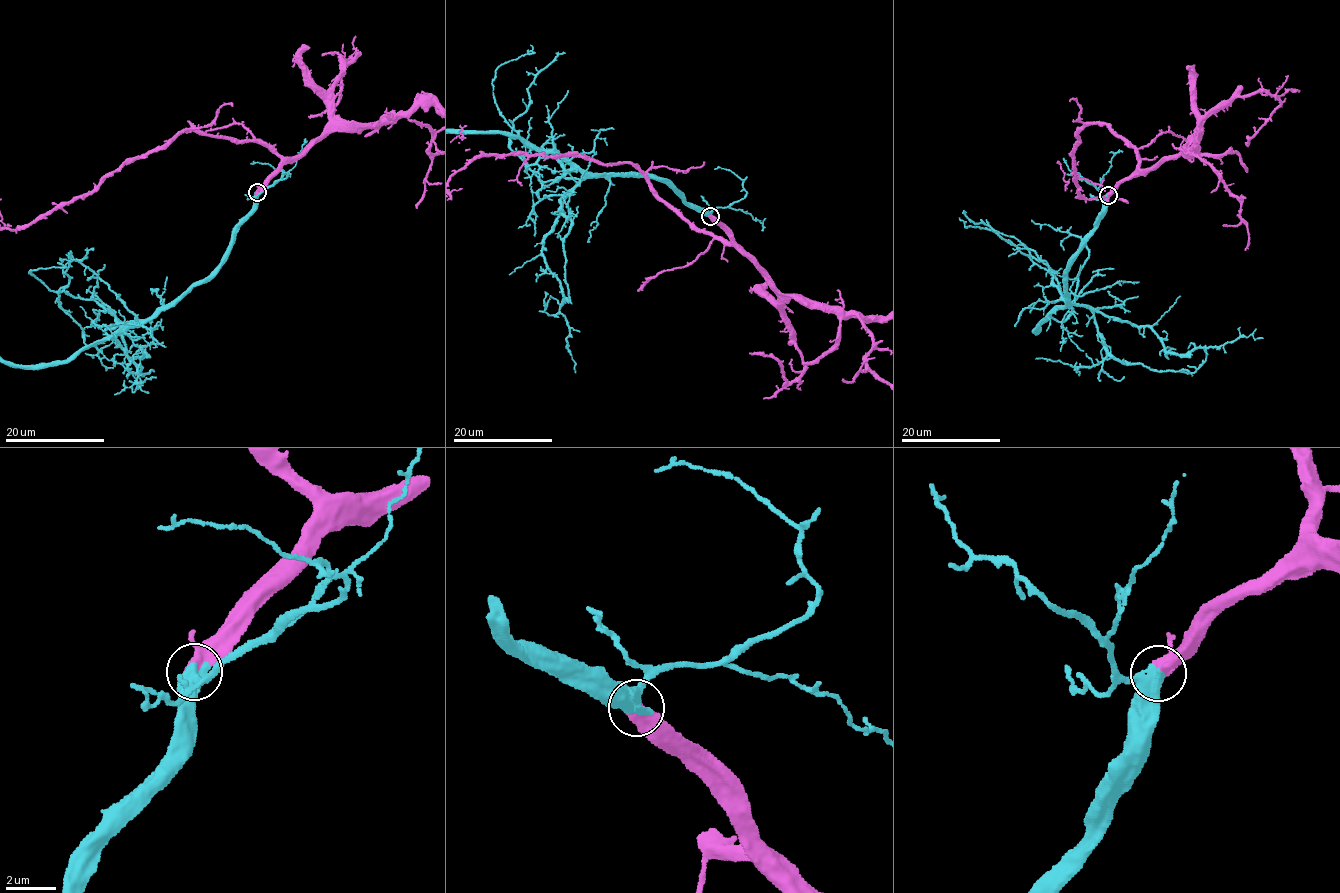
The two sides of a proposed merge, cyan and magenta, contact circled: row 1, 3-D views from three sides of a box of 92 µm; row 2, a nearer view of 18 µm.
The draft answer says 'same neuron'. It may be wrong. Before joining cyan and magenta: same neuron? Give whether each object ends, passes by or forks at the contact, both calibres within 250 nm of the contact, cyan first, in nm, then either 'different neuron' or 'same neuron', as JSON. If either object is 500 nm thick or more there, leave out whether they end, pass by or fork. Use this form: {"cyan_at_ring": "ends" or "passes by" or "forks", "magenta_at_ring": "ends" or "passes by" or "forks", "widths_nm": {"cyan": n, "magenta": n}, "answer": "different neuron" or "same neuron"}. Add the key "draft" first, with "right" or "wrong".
{"draft": "right", "cyan_at_ring": "passes by", "magenta_at_ring": "passes by", "widths_nm": {"cyan": 480, "magenta": 440}, "answer": "same neuron"}

